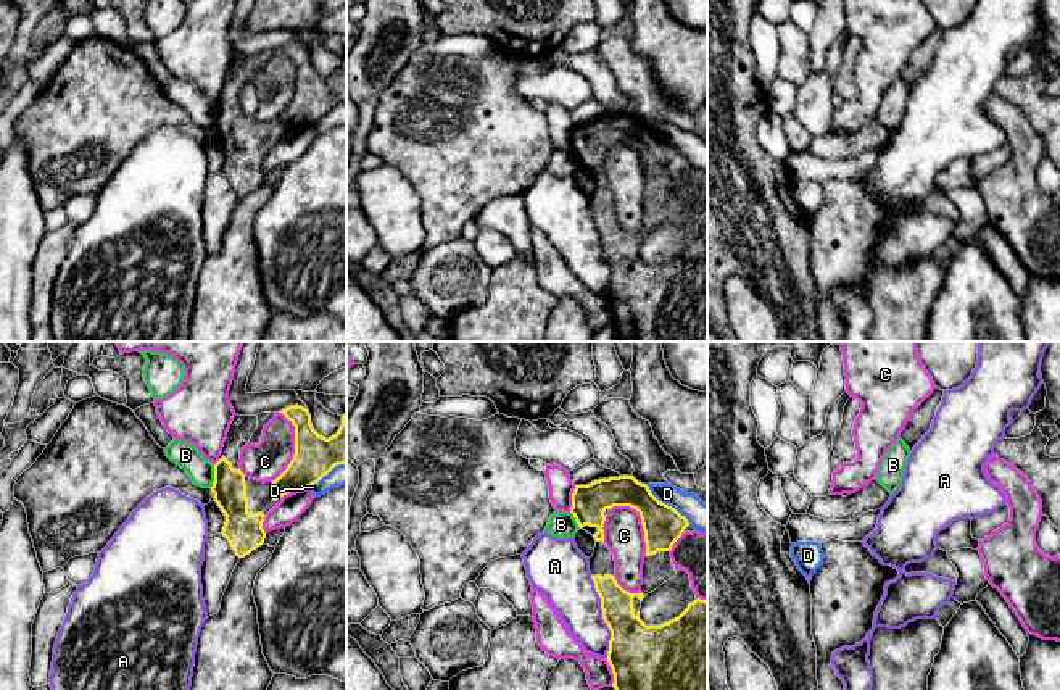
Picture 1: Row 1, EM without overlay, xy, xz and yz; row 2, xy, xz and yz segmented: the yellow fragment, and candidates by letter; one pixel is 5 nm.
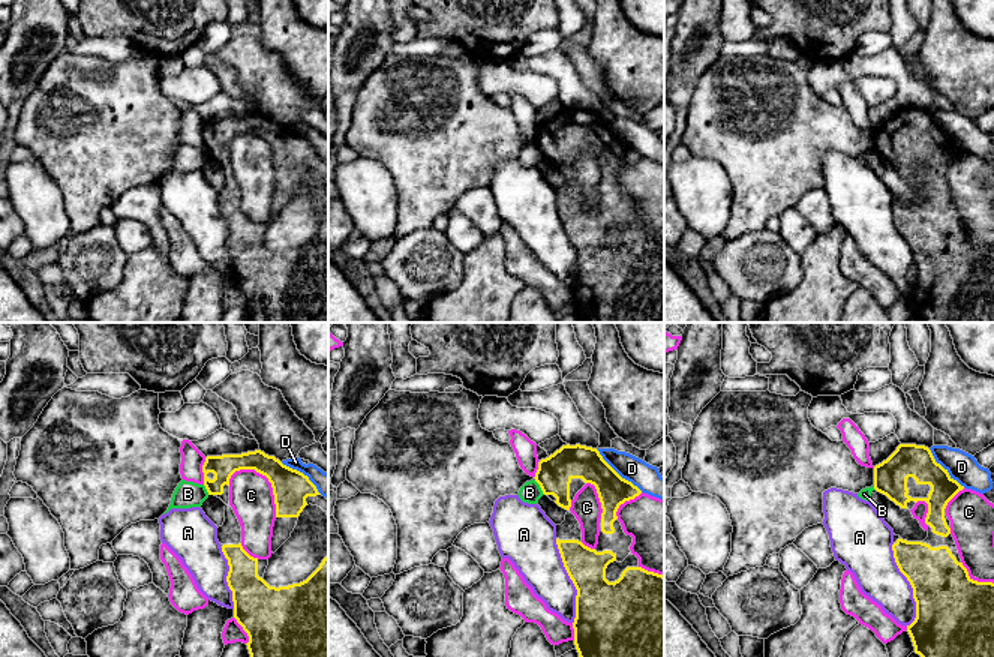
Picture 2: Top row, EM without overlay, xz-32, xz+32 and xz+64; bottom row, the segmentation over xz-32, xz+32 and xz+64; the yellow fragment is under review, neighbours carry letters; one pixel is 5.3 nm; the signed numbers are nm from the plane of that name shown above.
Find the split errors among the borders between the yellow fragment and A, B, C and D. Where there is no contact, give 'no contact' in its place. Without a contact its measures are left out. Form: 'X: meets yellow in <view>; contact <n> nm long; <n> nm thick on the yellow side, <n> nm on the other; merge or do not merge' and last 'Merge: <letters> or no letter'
A: meets yellow in xz; contact 420 nm long; 300 nm thick on the yellow side, 240 nm on the other; do not merge
B: meets yellow in xy; contact 120 nm long; 170 nm thick on the yellow side, 130 nm on the other; do not merge
C: meets yellow in xy; contact 360 nm long; 220 nm thick on the yellow side, 190 nm on the other; do not merge
D: meets yellow in xz; contact 300 nm long; 200 nm thick on the yellow side, 140 nm on the other; do not merge
Merge: no letter

